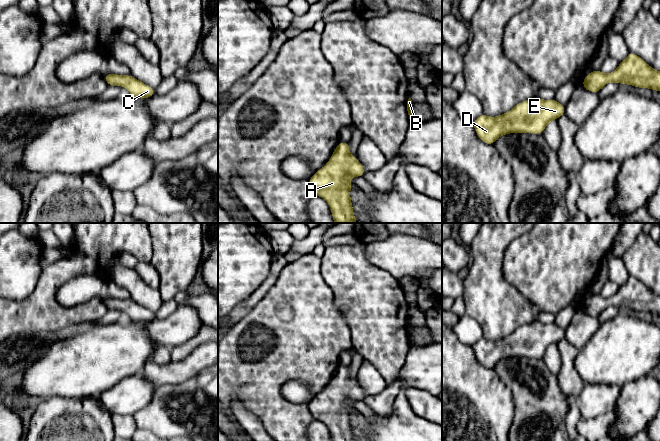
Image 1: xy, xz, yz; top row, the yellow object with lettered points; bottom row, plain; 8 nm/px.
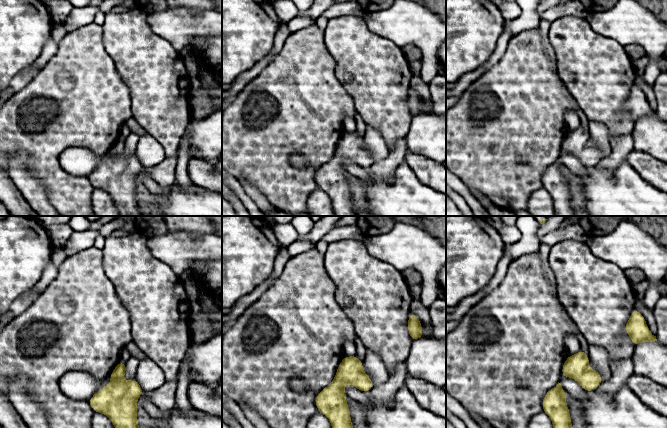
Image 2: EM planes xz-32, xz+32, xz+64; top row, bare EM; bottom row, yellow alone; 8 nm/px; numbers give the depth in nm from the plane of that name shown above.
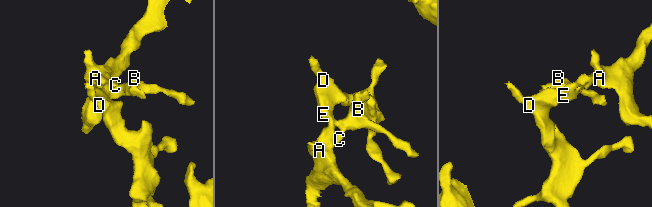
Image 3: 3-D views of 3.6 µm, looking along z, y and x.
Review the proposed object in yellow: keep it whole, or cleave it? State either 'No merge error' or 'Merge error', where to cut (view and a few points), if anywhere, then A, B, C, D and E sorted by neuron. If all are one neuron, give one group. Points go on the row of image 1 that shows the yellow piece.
No merge error. No split. Groups: A B C D E

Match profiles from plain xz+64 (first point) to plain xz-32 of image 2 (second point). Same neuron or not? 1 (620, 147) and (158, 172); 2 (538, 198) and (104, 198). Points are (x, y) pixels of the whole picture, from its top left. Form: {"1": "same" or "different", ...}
{"1": "same", "2": "same"}

